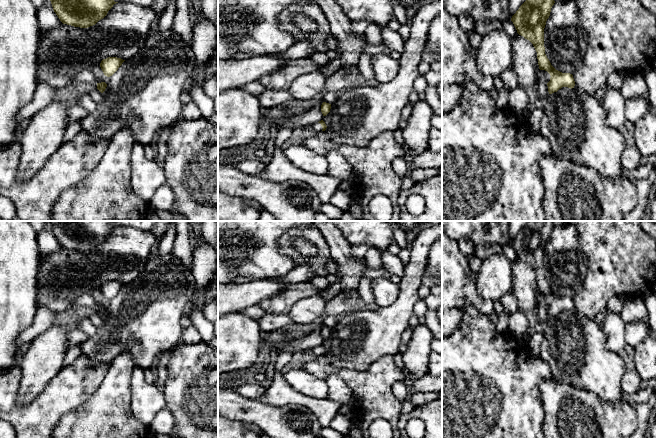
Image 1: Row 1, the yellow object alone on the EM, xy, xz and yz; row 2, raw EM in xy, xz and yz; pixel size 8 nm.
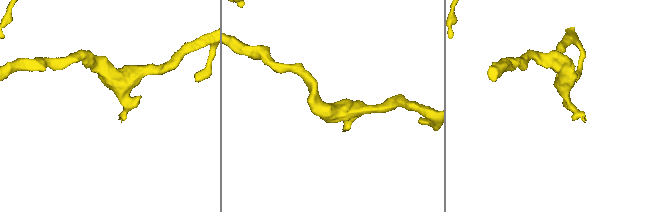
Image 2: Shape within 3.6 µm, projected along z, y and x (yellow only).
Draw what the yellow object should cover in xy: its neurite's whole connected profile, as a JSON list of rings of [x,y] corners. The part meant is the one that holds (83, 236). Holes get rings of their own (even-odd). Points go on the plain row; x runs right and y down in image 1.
[[[48,221],[63,248],[88,252],[103,243],[113,231],[115,221]]]

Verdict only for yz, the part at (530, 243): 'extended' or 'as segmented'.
as segmented

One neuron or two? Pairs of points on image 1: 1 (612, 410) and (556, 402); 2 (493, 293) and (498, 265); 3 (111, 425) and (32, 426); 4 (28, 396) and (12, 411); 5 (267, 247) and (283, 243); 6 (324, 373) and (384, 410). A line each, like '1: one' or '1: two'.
1: one
2: one
3: two
4: two
5: two
6: one

